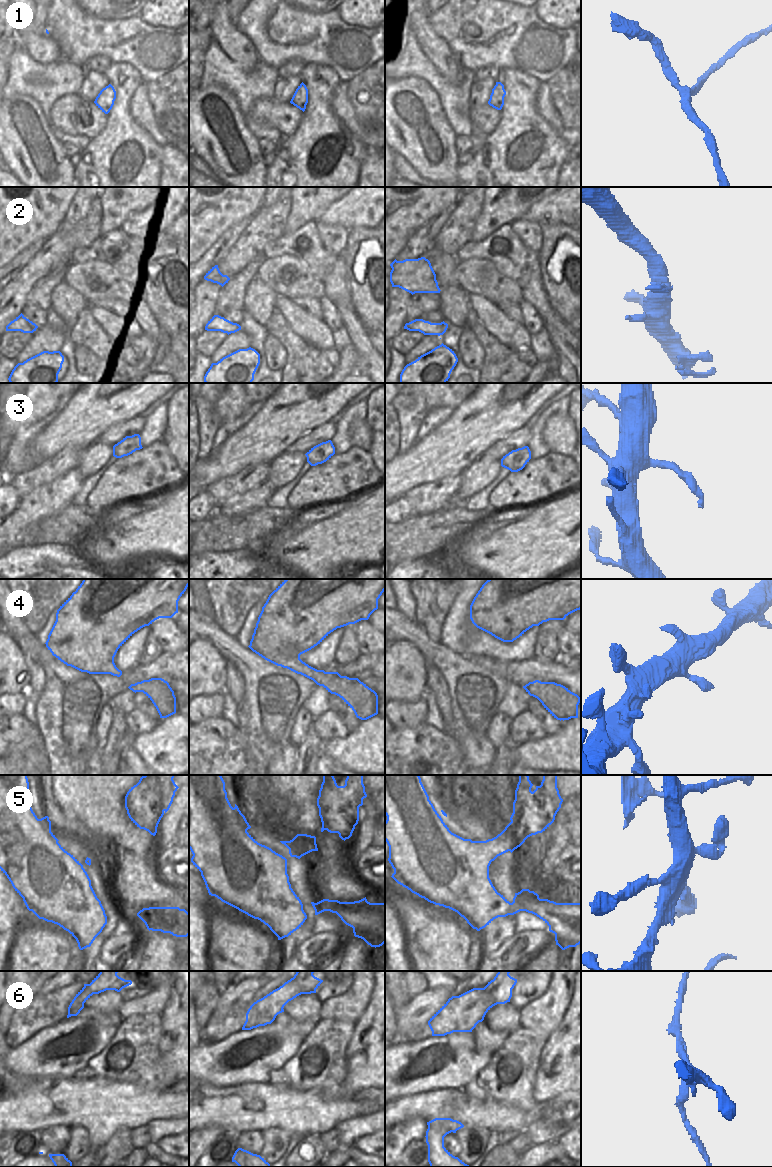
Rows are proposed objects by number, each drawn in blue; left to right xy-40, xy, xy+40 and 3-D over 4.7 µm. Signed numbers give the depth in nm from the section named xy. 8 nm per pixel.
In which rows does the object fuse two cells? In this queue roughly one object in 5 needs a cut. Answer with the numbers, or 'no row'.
5, 6

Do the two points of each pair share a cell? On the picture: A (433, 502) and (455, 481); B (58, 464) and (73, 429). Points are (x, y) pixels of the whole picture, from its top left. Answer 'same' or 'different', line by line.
A: same
B: different

